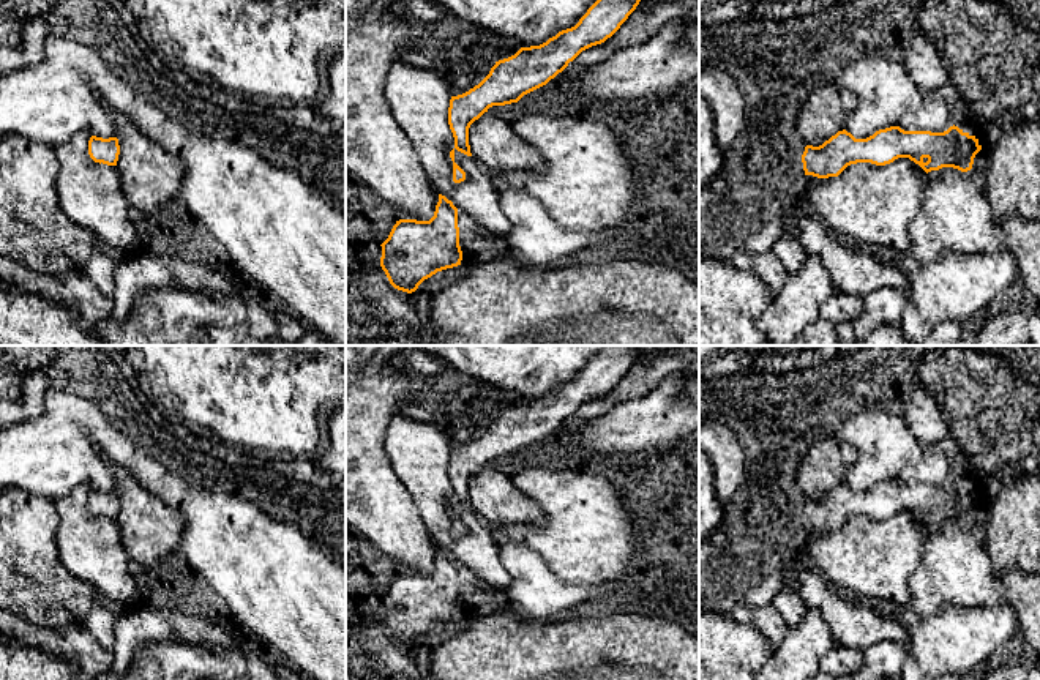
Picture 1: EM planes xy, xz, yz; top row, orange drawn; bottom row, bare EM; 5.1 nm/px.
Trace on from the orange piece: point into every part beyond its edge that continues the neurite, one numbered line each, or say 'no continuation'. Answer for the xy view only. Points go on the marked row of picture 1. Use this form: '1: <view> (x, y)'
no continuation

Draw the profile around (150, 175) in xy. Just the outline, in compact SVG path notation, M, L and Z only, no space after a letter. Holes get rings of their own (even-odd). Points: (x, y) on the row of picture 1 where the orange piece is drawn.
M107 106L117 126L120 155L117 172L131 207L144 216L156 216L169 200L180 199L183 161L136 129Z

